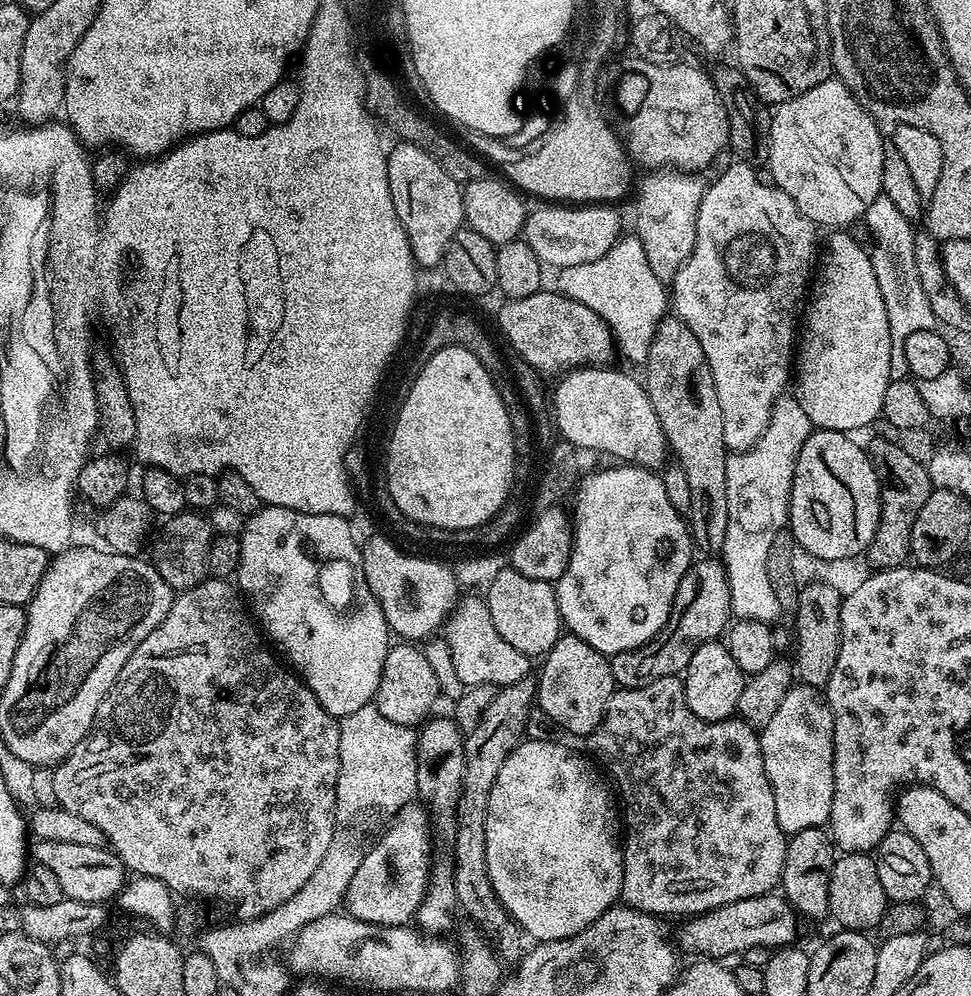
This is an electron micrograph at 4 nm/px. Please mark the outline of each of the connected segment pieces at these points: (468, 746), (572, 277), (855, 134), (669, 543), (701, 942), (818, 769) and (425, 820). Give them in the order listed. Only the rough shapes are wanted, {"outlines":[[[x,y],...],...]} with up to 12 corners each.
{"outlines":[[[535,679],[505,684],[464,737],[456,811],[459,911],[497,956],[526,944],[486,870],[486,806],[525,739]],[[634,234],[559,269],[555,291],[606,322],[619,355],[646,364],[669,311]],[[841,80],[779,105],[771,183],[821,229],[882,194],[881,125]],[[653,469],[575,489],[563,627],[609,658],[664,629],[692,529]],[[783,895],[746,898],[685,919],[678,948],[724,958],[797,943]],[[794,686],[759,729],[785,834],[828,823],[834,722]],[[402,805],[365,851],[343,907],[367,924],[415,917],[434,867],[434,829]]]}

